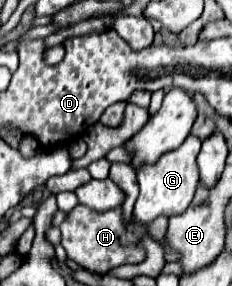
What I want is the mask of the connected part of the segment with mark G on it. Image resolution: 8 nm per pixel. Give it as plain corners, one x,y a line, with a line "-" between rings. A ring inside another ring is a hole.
189,134
187,140
177,150
163,154
155,164
145,164
143,168
137,168
139,198
135,202
133,216
139,222
151,222
157,216
171,216
187,210
199,182
199,168
195,162
199,150
201,150
201,140

